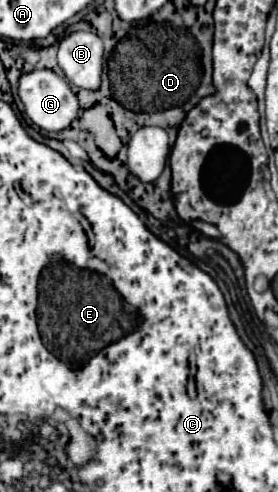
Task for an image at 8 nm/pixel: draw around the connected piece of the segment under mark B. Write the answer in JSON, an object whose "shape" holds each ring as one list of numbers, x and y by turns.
{"shape":[[73,32,63,38,59,42,57,62,71,84,91,92,101,88,105,50,95,32]]}

